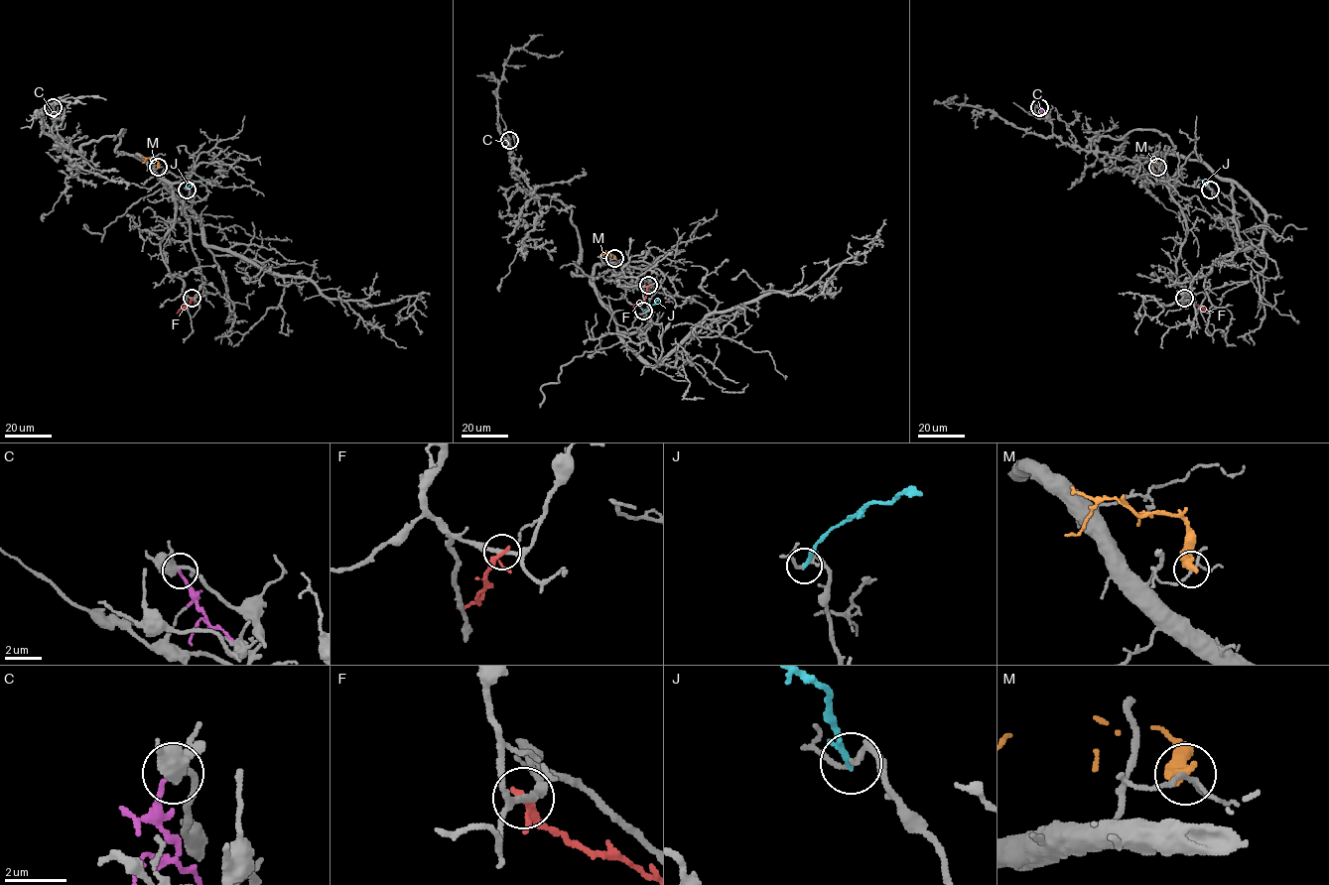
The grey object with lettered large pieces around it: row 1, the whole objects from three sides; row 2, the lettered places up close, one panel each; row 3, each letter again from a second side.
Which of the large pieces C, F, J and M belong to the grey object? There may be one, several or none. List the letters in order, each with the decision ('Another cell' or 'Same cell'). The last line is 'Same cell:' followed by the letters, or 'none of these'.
C: Another cell
F: Another cell
J: Another cell
M: Another cell
Same cell: none of these

